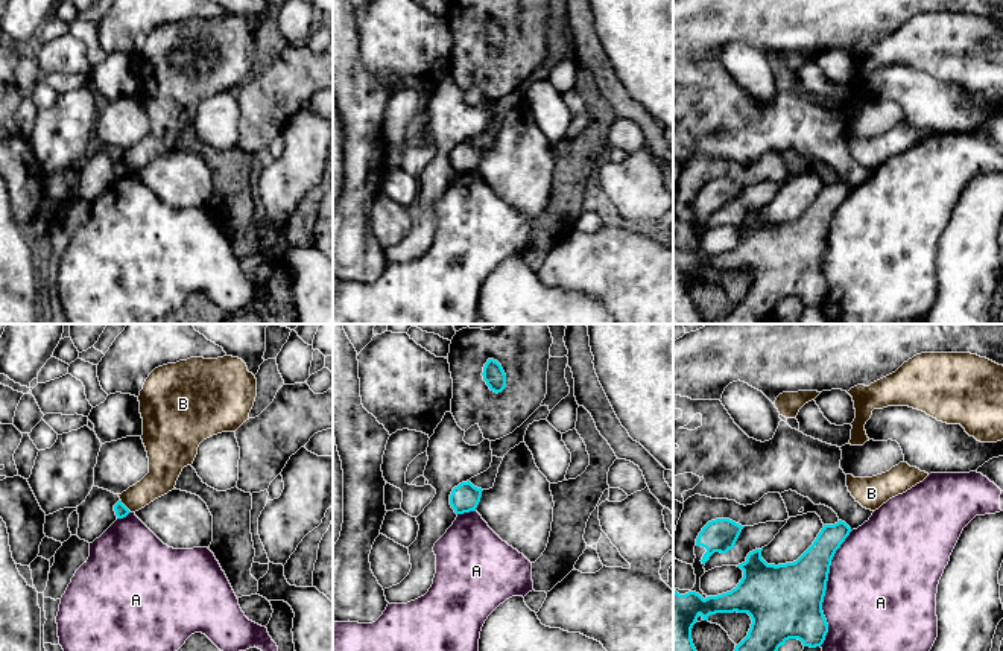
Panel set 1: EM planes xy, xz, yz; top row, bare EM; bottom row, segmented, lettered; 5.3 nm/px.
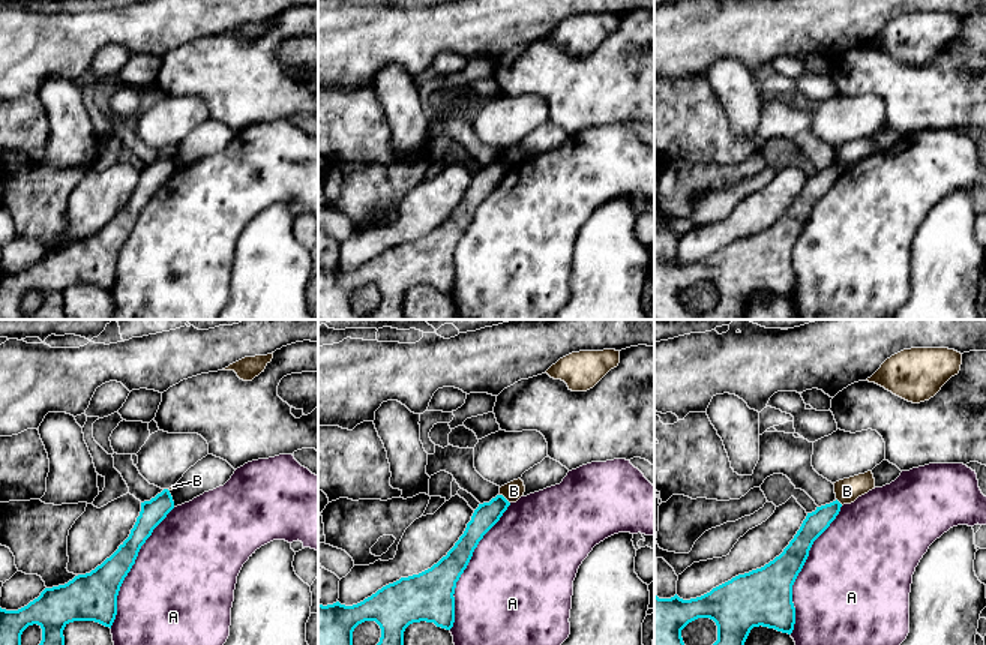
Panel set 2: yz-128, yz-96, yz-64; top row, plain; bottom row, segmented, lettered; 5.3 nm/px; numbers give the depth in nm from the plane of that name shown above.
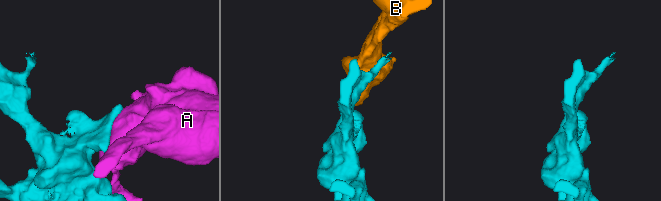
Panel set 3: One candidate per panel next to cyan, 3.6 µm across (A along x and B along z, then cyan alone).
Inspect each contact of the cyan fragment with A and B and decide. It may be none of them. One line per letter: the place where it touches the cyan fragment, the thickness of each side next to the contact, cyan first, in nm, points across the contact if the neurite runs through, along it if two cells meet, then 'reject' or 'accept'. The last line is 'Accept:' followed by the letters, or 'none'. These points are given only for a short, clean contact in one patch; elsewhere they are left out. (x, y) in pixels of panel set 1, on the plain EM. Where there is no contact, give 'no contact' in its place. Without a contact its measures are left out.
A: meets cyan in yz at (825, 248); 400 nm thick on the cyan side, 500 nm on the other; reject
B: meets cyan in xy at (123, 165); 70 nm thick on the cyan side, 160 nm on the other; border along xy (120, 158), (131, 171); reject
Accept: none

